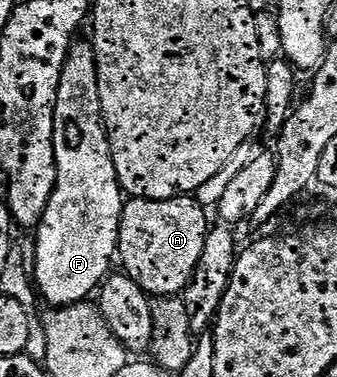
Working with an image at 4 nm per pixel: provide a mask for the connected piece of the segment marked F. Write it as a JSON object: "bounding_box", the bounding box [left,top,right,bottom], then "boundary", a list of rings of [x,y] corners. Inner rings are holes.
{"bounding_box":[32,40,124,308],"boundary":[[[75,40],[70,46],[70,54],[66,60],[66,66],[63,69],[62,82],[59,87],[58,102],[55,107],[55,119],[60,123],[55,131],[55,167],[58,174],[56,175],[56,183],[54,190],[50,196],[48,207],[44,211],[42,220],[36,226],[38,232],[38,242],[34,245],[34,267],[32,266],[32,277],[44,301],[48,301],[48,305],[53,308],[62,308],[66,305],[76,305],[89,300],[93,292],[101,286],[102,282],[109,276],[111,272],[110,264],[116,261],[118,251],[118,232],[122,230],[122,218],[124,216],[124,190],[118,181],[118,172],[116,171],[116,163],[114,162],[114,152],[110,149],[110,134],[106,128],[106,119],[102,116],[102,100],[100,99],[100,87],[98,86],[98,64],[96,64],[96,55],[94,54],[93,44],[89,40]]]}

